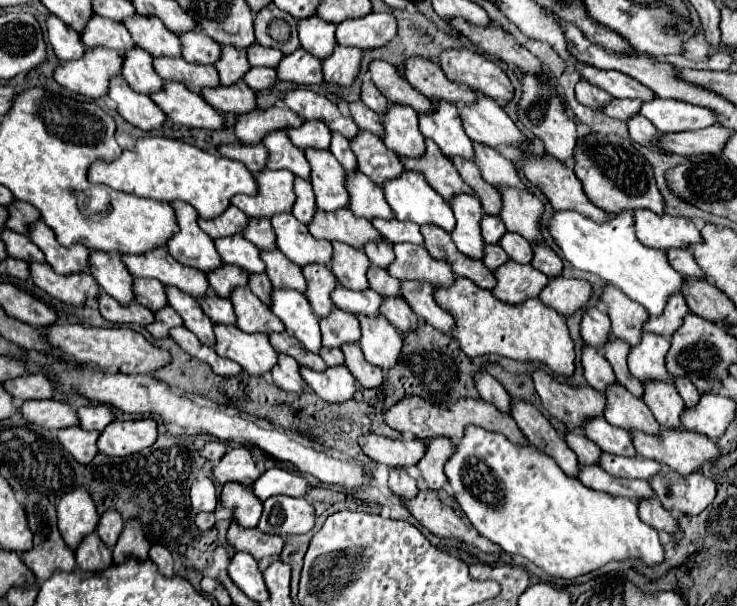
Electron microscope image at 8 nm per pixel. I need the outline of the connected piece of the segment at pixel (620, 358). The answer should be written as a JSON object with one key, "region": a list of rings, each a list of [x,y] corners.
{"region":[[[610,337],[610,341],[604,347],[604,357],[610,361],[610,365],[612,365],[614,373],[616,373],[616,381],[620,385],[624,385],[634,397],[642,399],[644,397],[644,385],[638,383],[638,379],[634,379],[630,375],[630,371],[628,371],[628,365],[626,365],[628,351],[630,351],[628,343],[622,343],[622,341]]]}

